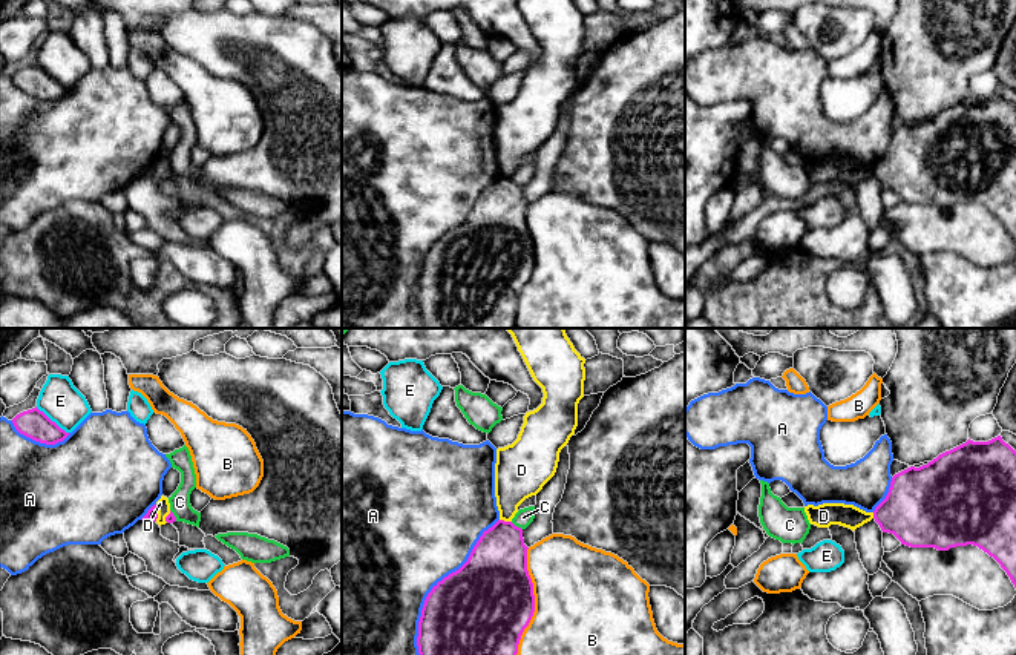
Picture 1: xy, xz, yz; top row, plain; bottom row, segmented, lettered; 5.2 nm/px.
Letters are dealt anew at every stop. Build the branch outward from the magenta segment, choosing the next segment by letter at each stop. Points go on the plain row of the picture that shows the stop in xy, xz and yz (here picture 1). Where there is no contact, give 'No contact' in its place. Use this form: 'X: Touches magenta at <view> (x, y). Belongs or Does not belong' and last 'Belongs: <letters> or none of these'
A: Touches magenta at xz (431, 247). Does not belong
B: Touches magenta at xz (534, 266). Does not belong
C: Touches magenta at xz (517, 183). Does not belong
D: Touches magenta at xy (157, 169). Does not belong
E: Touches magenta at xy (51, 77). Does not belong
Belongs: none of these

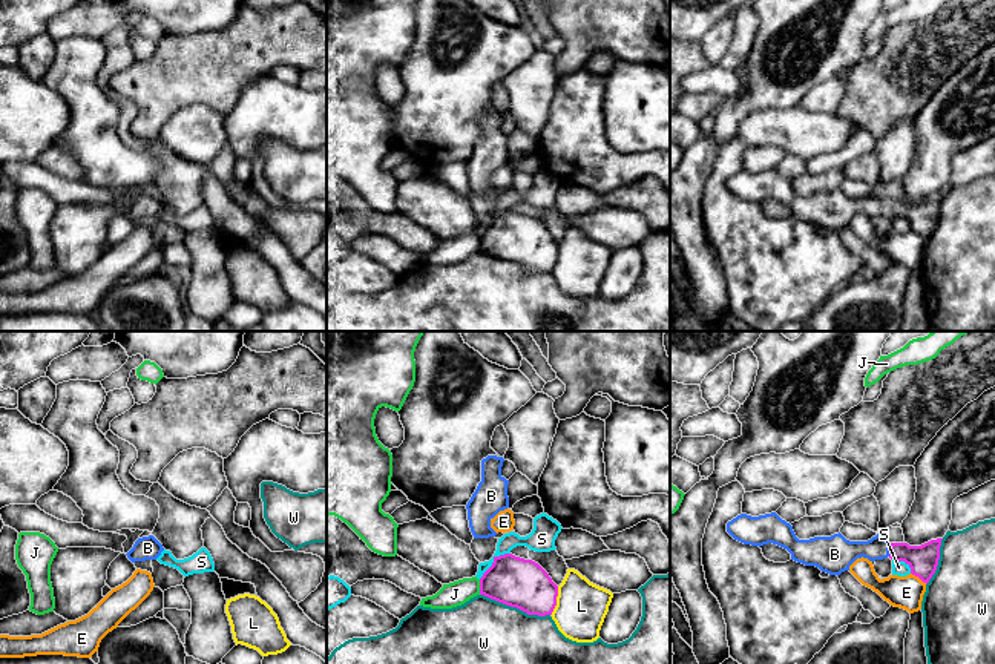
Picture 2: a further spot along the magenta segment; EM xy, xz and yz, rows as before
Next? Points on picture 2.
B: Touches magenta at yz (891, 206). Belongs
E: Touches magenta at yz (919, 233). Does not belong
J: Touches magenta at xz (480, 244). Does not belong
L: Touches magenta at xz (555, 258). Does not belong
S: Touches magenta at xz (494, 218). Does not belong
W: Touches magenta at xz (515, 262). Does not belong
Belongs: B

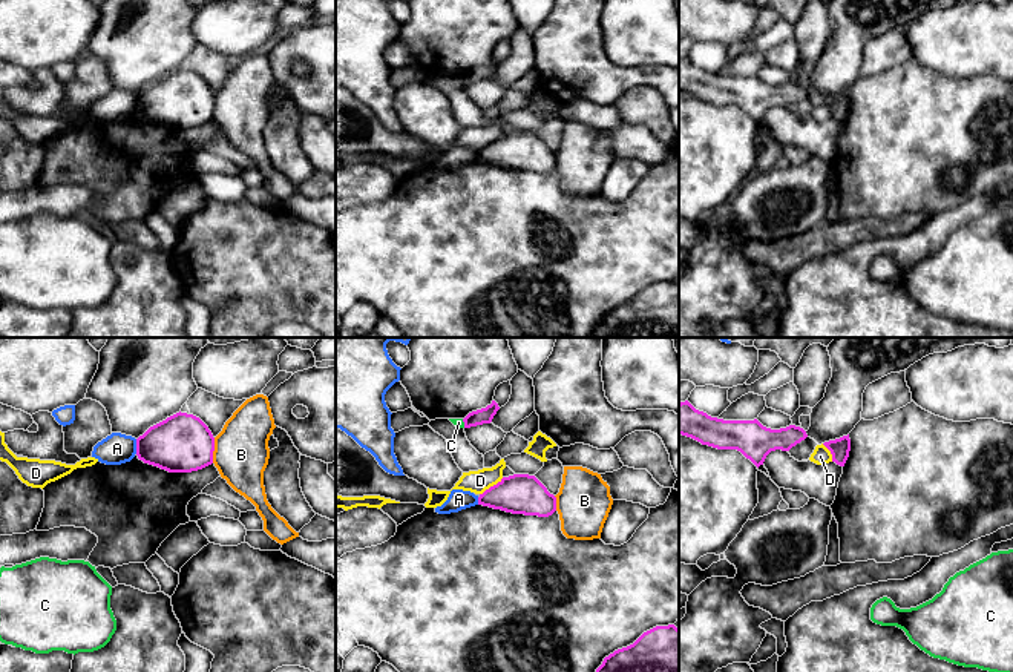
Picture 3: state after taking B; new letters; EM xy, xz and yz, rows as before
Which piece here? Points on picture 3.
A: Touches magenta at xy (137, 103). Does not belong
B: Touches magenta at xy (213, 106). Does not belong
C: Touches magenta at xz (465, 80). Does not belong
D: Touches magenta at xz (491, 143). Does not belong
Belongs: none of these

